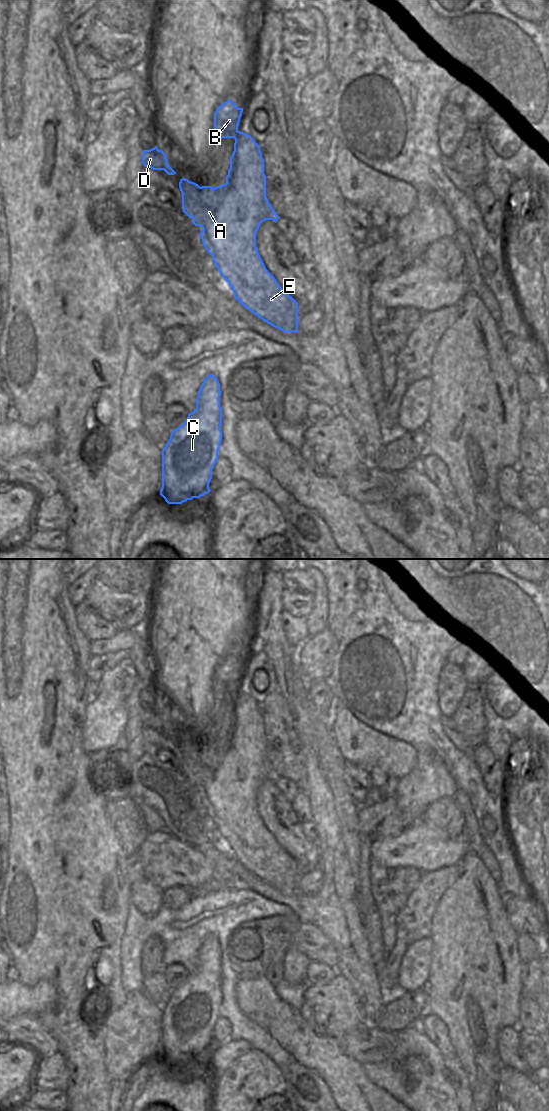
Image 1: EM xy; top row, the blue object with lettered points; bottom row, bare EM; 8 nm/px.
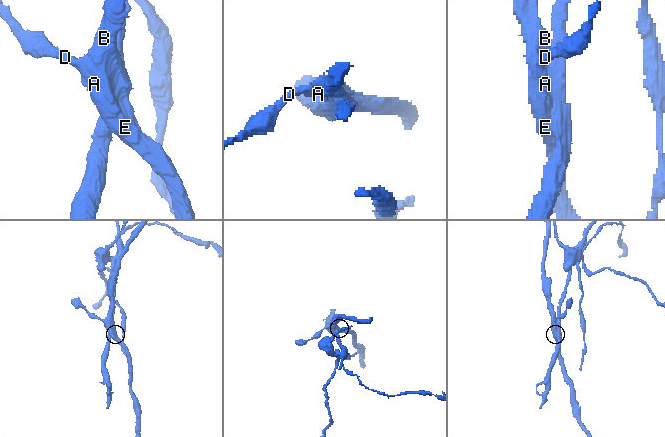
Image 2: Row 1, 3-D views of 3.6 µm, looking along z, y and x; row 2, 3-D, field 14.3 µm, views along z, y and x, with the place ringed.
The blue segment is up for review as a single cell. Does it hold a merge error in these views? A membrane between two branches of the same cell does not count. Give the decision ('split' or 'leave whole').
split

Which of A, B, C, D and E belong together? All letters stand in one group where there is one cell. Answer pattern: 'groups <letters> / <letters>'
groups A B D E / C

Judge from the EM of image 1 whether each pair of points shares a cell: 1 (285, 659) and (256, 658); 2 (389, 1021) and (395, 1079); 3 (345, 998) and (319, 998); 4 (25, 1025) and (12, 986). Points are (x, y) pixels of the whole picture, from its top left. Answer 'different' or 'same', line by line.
1: different
2: different
3: same
4: different

